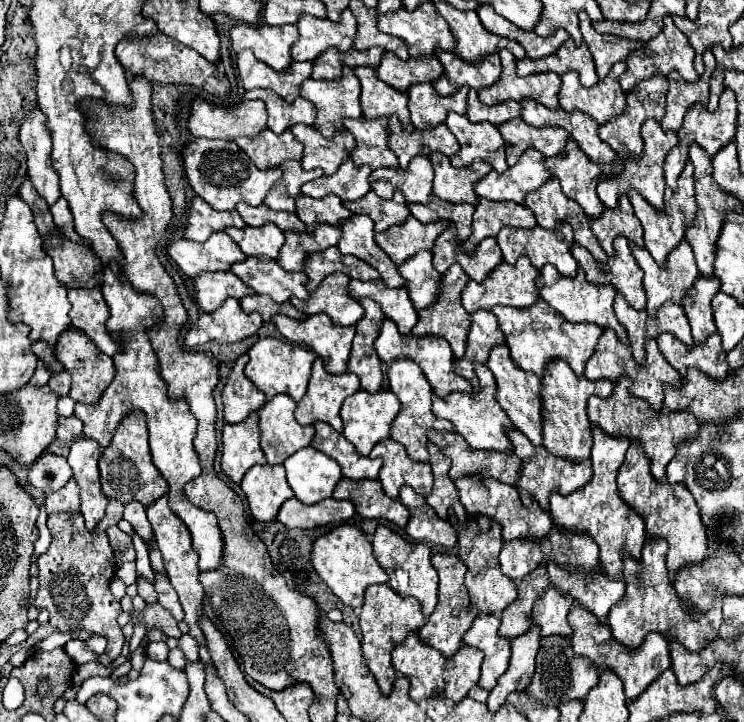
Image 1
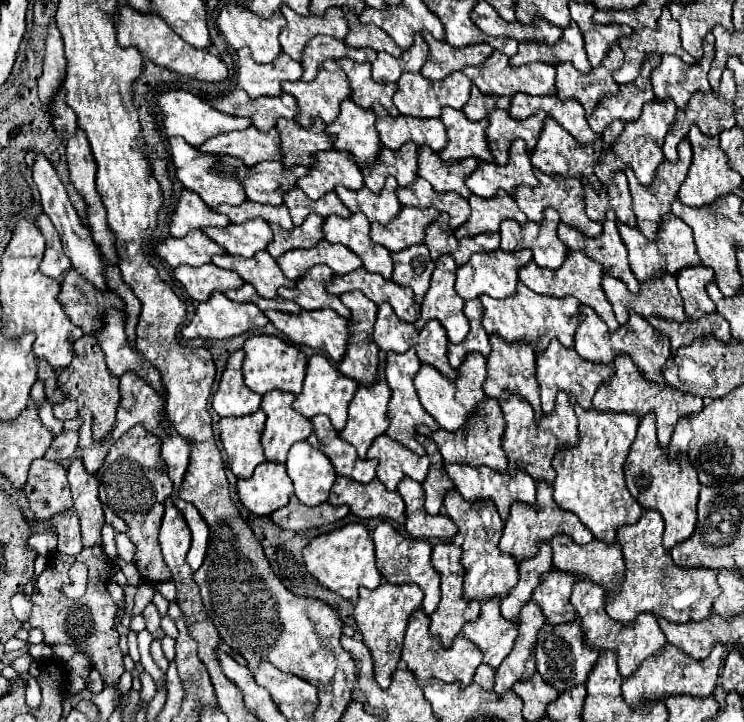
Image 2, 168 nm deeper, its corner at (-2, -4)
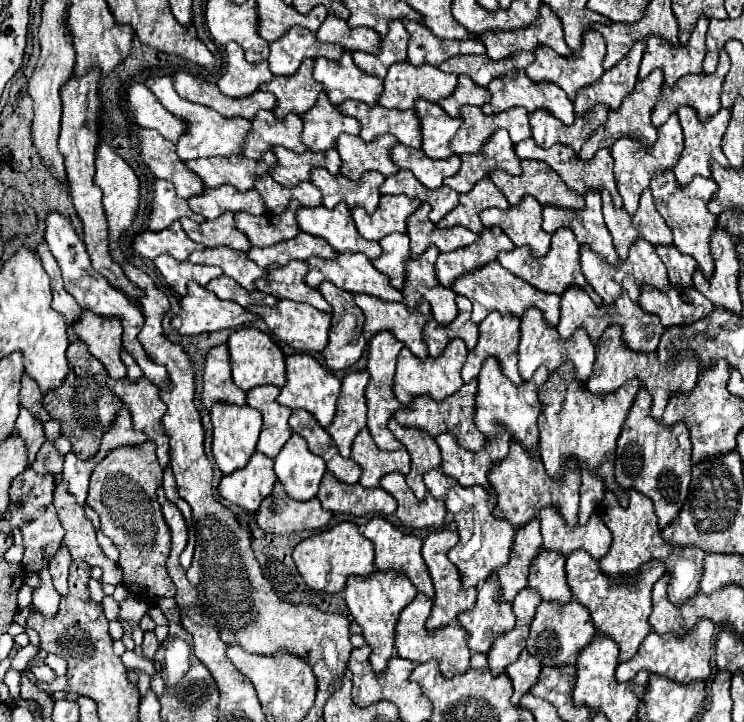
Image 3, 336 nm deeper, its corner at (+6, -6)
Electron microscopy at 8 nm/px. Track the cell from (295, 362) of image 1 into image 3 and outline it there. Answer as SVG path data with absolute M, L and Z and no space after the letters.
M254 327L238 329L228 337L228 351L230 351L230 365L232 365L234 383L242 391L250 391L252 387L258 387L258 385L284 387L284 383L286 383L284 353L266 333L254 329Z

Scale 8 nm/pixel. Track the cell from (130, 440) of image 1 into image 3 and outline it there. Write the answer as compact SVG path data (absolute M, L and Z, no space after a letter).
M146 441L136 447L118 447L92 471L90 491L88 491L88 501L86 501L86 505L90 505L100 515L100 531L106 537L110 537L112 543L120 551L118 567L122 569L124 585L128 587L132 595L142 597L142 599L174 597L176 593L176 587L166 571L166 559L170 551L170 531L168 531L168 525L164 523L162 507L156 499L156 489L160 485L162 485L162 467L158 465L156 445L152 441Z

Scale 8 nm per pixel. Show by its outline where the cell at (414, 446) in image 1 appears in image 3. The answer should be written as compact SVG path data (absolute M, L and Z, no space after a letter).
M378 331L376 337L370 339L370 345L368 345L368 363L366 363L366 369L370 373L370 381L368 381L368 387L366 387L366 403L368 403L368 429L370 429L370 435L374 439L374 443L380 447L380 449L402 449L402 443L392 439L394 435L390 435L386 423L388 419L396 413L396 409L400 407L398 399L394 397L392 393L392 379L394 379L394 369L396 369L396 359L398 359L398 353L404 345L400 341L396 341L396 337L390 333L390 331Z

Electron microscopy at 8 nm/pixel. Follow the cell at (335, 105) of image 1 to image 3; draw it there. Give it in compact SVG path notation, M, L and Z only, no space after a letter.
M304 59L300 69L290 77L274 77L270 83L260 85L262 91L270 91L276 95L276 109L272 111L278 119L284 119L288 113L302 115L314 103L322 85L312 79L314 59Z

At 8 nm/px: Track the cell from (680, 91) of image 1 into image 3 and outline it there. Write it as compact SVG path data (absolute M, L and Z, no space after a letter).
M702 15L692 31L688 45L672 47L672 43L668 43L666 39L660 39L658 35L650 35L646 39L648 47L644 51L640 65L640 79L644 79L656 67L664 69L666 85L674 85L680 77L688 73L702 73L702 61L706 55L706 45L704 45L706 31L708 31L708 19L704 19Z

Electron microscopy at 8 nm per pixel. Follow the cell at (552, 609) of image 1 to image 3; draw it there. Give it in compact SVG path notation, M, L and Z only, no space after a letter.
M542 547L540 557L532 561L528 587L538 591L544 601L560 601L568 603L572 599L572 591L566 583L566 557L560 551L548 551Z

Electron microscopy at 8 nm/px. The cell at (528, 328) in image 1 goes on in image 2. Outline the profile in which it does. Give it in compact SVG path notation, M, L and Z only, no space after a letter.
M520 283L518 293L510 299L492 299L482 295L480 301L484 305L482 325L490 335L500 335L508 343L524 341L532 345L536 355L540 355L552 339L558 339L564 347L574 347L574 335L580 325L578 319L580 319L580 305L582 305L574 297L556 299L548 295L538 295L532 289L528 289L524 283Z

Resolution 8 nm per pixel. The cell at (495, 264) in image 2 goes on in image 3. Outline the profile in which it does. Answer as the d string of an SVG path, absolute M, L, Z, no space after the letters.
M488 227L478 235L476 243L462 247L460 251L440 253L434 265L436 277L444 287L450 287L452 279L494 261L500 251L512 249L514 243L504 235L504 231L500 231L500 227Z

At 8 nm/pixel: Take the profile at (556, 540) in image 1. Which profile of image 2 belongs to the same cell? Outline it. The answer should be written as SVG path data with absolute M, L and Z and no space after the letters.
M540 483L536 487L536 501L538 501L538 507L530 507L530 505L520 505L520 503L514 503L512 505L512 511L510 511L510 517L506 521L506 527L504 527L504 535L500 539L500 551L506 553L506 555L512 555L518 563L524 561L524 559L530 559L534 557L534 553L538 551L540 543L550 543L552 537L556 533L560 535L568 535L572 541L576 541L578 545L586 545L590 543L594 537L592 537L592 531L586 529L586 525L570 511L564 511L560 509L554 499L552 499L552 487L550 485L544 485Z

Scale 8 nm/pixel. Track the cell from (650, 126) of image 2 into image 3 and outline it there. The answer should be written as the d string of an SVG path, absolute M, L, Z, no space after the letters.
M660 69L652 71L644 79L638 79L632 95L628 95L628 99L624 99L622 107L616 109L616 111L608 111L608 119L606 119L604 127L600 127L600 131L596 131L596 135L592 135L592 139L588 139L588 143L584 143L584 147L580 151L580 157L582 159L592 159L592 155L600 147L610 147L616 139L626 137L626 135L630 135L632 139L642 141L644 145L652 145L656 141L656 127L652 127L650 113L652 113L652 109L656 105L656 99L660 97L660 85L662 85L662 81L664 81L664 73Z

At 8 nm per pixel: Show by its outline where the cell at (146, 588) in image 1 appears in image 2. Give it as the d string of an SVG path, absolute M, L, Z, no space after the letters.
M148 603L142 615L146 617L146 629L150 631L150 635L152 635L154 639L162 639L162 637L164 637L164 631L162 631L162 627L160 627L160 613L158 613L156 605L154 605L154 603Z

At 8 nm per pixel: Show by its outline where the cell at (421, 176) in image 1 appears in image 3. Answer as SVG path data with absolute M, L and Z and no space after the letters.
M340 135L336 149L342 159L340 173L352 181L358 181L366 171L380 171L384 177L398 171L390 159L390 147L396 143L392 135L378 135L366 143L356 135Z

